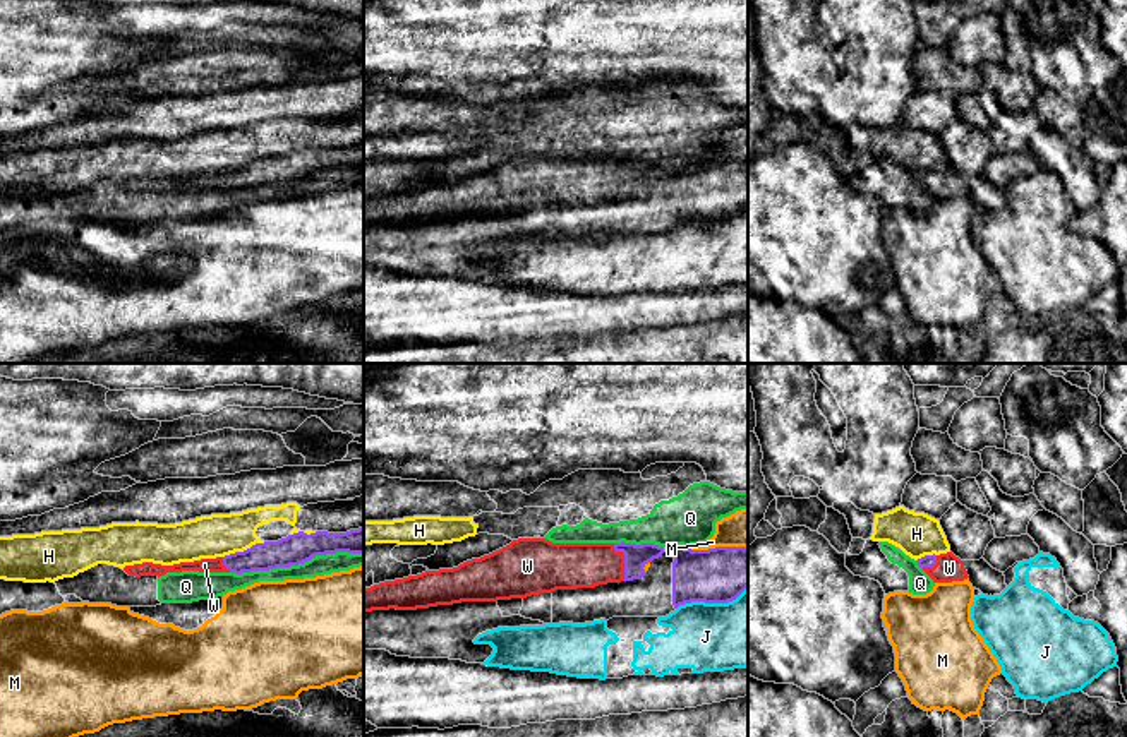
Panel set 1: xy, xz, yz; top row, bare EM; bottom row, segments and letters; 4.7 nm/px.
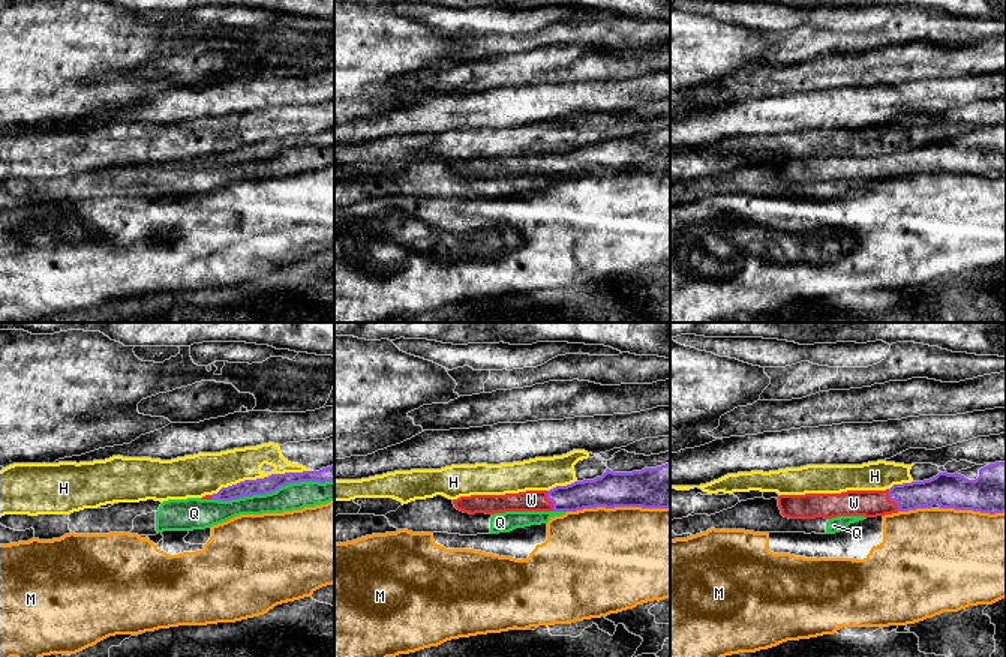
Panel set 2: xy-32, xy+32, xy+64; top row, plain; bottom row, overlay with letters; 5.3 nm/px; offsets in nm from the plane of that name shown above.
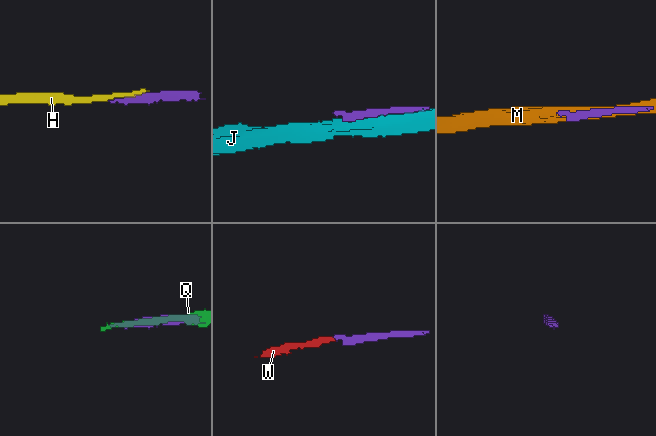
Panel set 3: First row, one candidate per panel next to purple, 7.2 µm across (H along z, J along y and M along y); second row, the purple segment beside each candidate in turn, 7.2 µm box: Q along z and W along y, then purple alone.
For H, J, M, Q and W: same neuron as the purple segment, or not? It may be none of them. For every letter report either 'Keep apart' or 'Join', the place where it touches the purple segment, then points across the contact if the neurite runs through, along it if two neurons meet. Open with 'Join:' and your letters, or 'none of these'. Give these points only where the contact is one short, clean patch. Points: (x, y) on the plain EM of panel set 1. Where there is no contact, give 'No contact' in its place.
Join: W
H: Keep apart. Touches purple at xy (244, 167)
J: Keep apart. Touches purple at xz (711, 218)
M: Keep apart. Touches purple at xz (709, 165)
Q: Keep apart. Touches purple at xy (295, 180)
W: Join. Touches purple at xz (625, 177). Path across: xz (635, 172), (625, 177), (572, 182)

